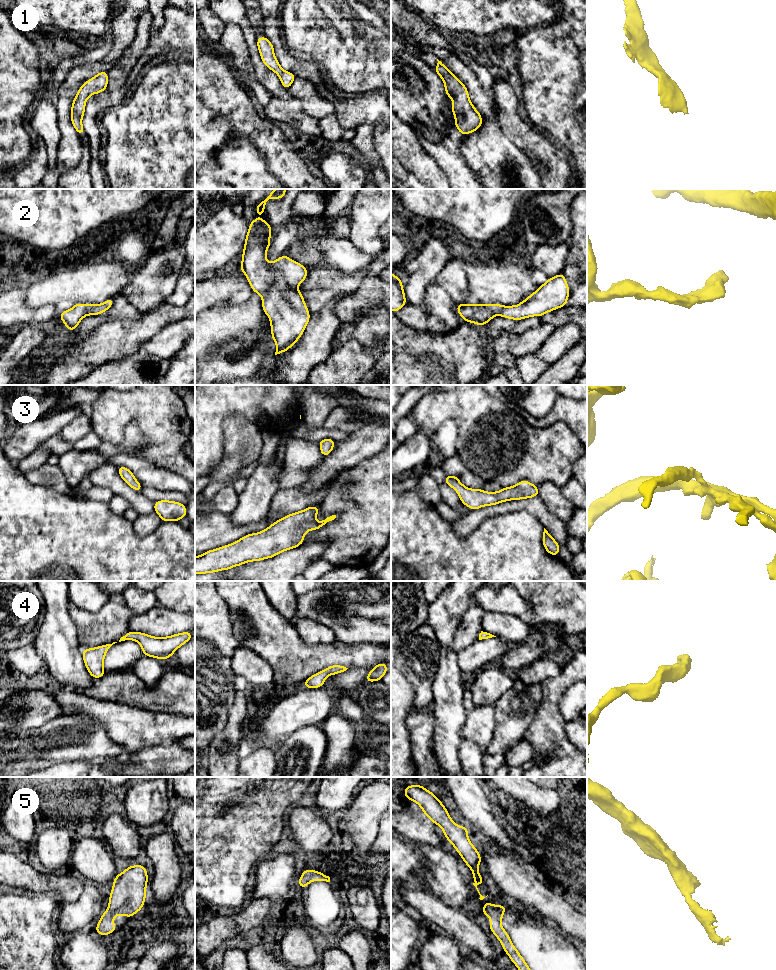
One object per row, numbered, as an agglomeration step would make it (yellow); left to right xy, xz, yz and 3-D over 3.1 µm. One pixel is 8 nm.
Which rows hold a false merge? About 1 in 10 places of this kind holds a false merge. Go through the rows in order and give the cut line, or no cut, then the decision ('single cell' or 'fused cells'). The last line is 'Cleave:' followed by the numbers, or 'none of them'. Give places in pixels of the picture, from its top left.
1: cut none; single cell
2: cut none; single cell
3: cut none; single cell
4: cut none; single cell
5: cut none; single cell
Cleave: none of them

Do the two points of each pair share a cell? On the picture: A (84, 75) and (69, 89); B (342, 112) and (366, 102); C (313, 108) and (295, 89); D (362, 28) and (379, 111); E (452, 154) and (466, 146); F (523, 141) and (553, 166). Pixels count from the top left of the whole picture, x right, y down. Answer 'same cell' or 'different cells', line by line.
A: same cell
B: same cell
C: same cell
D: different cells
E: different cells
F: same cell

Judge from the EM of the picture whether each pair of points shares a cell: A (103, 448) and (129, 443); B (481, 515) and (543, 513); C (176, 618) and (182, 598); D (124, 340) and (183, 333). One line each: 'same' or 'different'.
A: same
B: same
C: different
D: different

